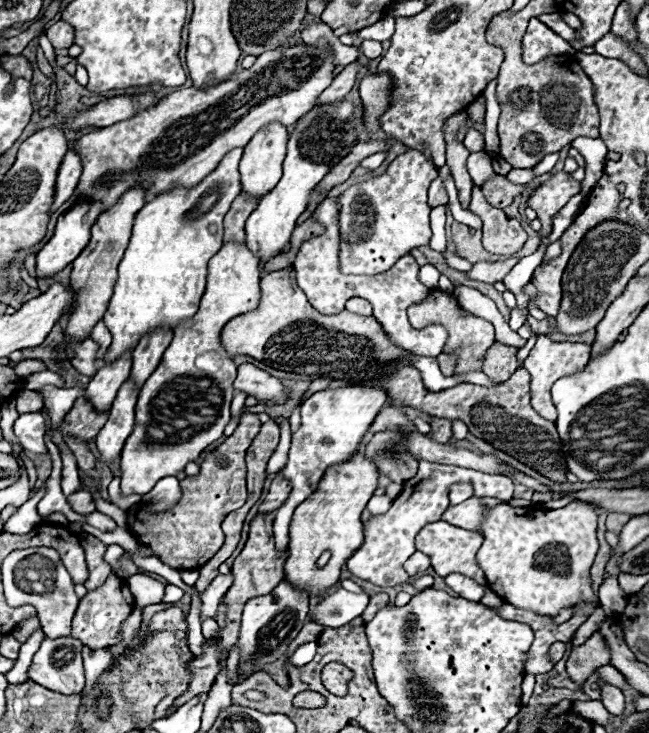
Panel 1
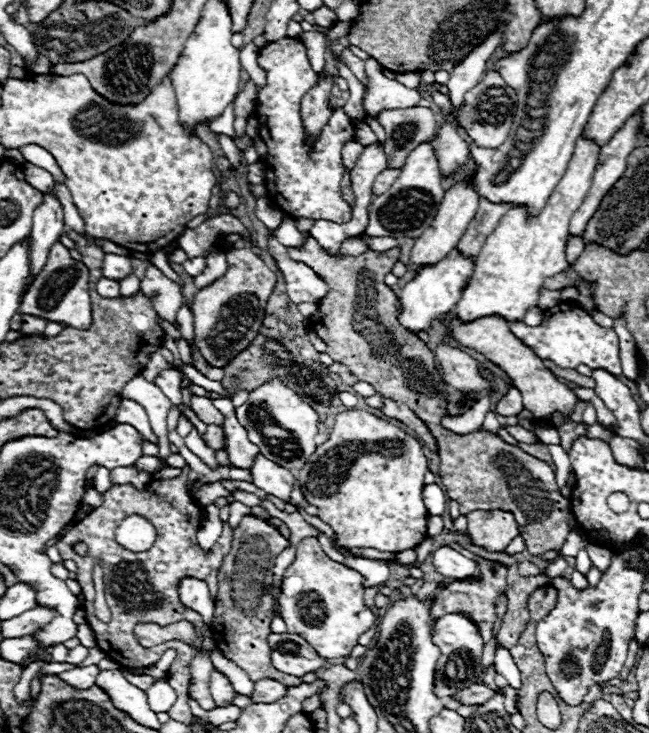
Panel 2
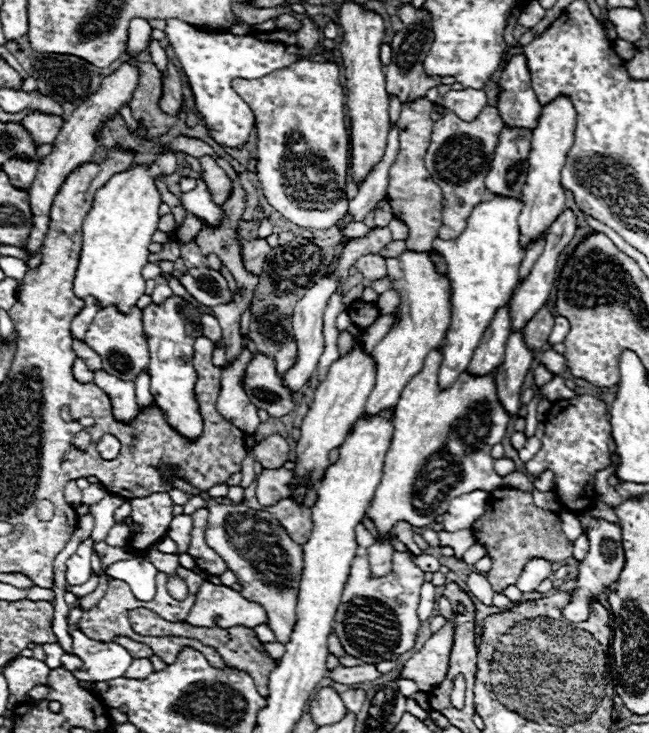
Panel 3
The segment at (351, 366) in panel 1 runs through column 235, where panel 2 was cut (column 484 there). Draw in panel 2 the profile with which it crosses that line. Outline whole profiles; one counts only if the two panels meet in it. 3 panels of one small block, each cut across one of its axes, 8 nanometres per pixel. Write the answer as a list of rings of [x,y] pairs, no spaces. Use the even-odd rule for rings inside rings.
[[[454,316],[452,322],[450,322],[450,328],[452,328],[454,340],[458,340],[462,346],[478,350],[480,354],[486,356],[486,360],[490,360],[492,364],[496,364],[496,366],[500,366],[504,370],[504,374],[510,378],[512,386],[520,390],[520,394],[524,398],[524,408],[530,410],[534,414],[534,418],[550,418],[550,414],[554,414],[554,410],[562,410],[562,414],[570,414],[570,410],[574,410],[574,406],[578,404],[578,396],[574,394],[574,390],[564,386],[542,364],[542,358],[538,358],[528,346],[524,346],[510,332],[508,322],[504,318],[500,318],[500,316],[486,316],[486,318],[474,320],[474,322],[462,324]]]

